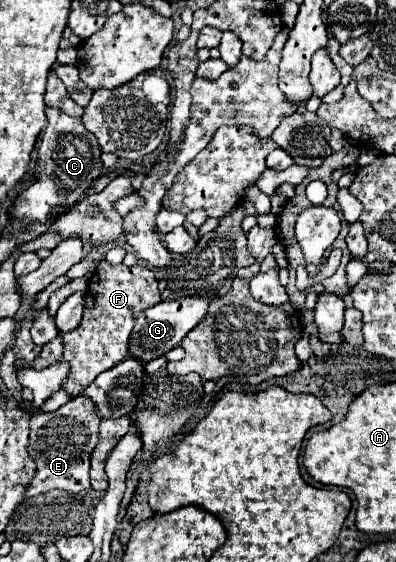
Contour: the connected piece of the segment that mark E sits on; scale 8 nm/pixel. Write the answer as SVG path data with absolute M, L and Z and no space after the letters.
M77 395L75 399L61 405L53 413L31 413L29 455L37 463L37 469L29 489L25 489L25 499L35 497L39 493L47 493L55 487L69 493L79 493L91 487L89 485L89 457L97 445L99 423L101 423L101 417L97 413L97 407L85 395L81 397Z

